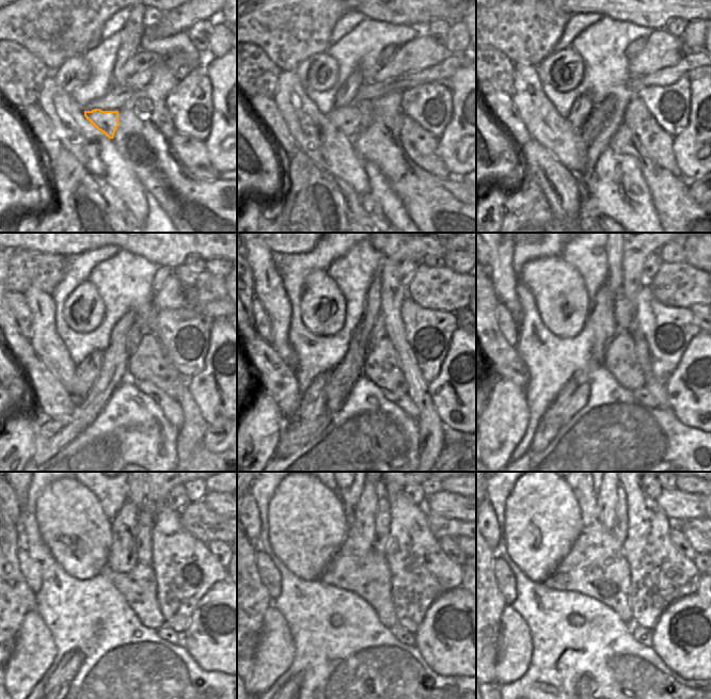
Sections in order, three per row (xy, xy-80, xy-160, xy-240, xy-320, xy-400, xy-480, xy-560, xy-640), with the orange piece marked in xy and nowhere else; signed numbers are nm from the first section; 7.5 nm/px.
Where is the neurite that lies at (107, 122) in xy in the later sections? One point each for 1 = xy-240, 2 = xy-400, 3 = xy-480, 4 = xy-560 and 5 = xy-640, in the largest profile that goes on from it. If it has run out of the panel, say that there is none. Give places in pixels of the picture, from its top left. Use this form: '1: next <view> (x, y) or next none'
1: next xy-240 (136, 333)
2: next xy-400 (623, 315)
3: next xy-480 (145, 519)
4: next xy-560 (383, 519)
5: next xy-640 (619, 527)

